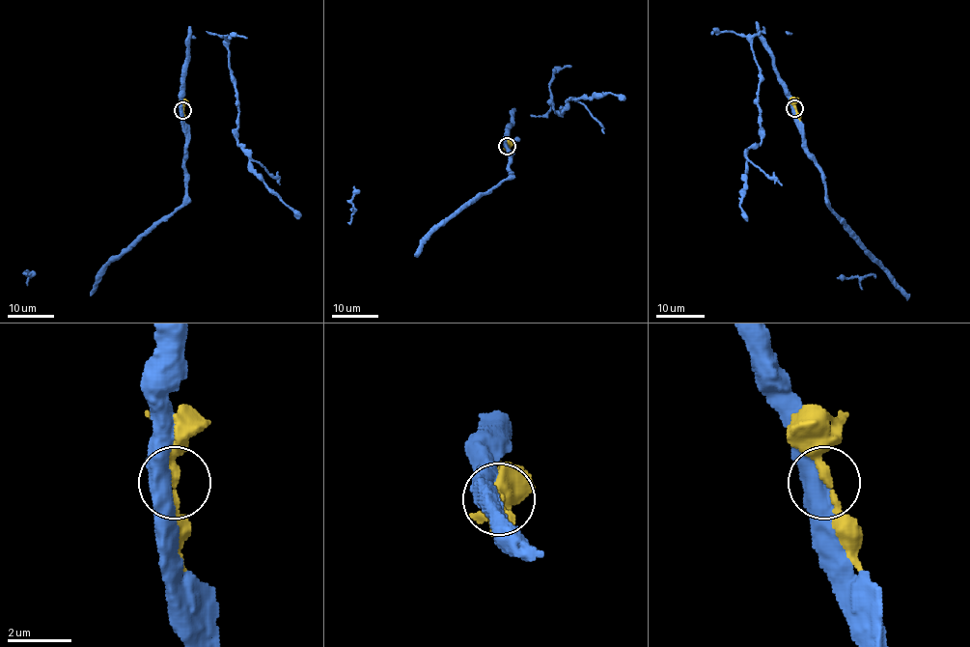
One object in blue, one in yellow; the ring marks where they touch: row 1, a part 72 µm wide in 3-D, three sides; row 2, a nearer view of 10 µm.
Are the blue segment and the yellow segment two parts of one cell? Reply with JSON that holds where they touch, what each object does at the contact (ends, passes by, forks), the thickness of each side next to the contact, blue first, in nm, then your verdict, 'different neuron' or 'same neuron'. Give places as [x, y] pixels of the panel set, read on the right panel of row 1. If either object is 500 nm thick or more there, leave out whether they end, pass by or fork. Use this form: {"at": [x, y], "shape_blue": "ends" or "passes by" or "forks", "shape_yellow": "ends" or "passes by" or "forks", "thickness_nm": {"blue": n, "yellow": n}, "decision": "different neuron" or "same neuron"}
{"at": [794, 108], "thickness_nm": {"blue": 550, "yellow": 200}, "decision": "same neuron"}

